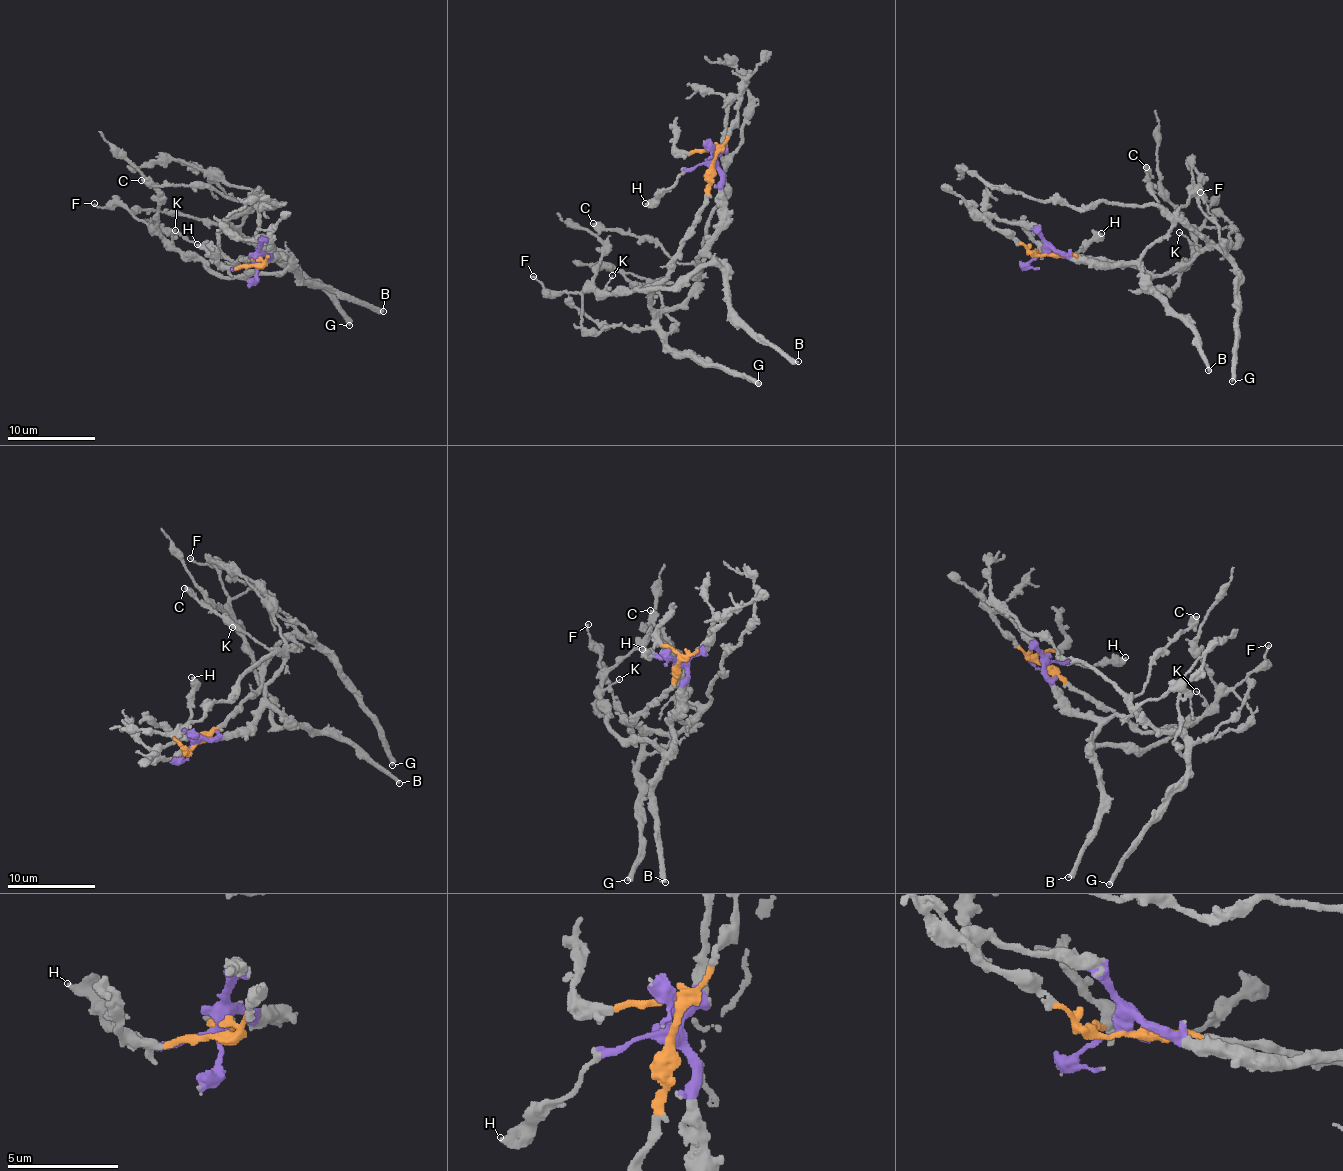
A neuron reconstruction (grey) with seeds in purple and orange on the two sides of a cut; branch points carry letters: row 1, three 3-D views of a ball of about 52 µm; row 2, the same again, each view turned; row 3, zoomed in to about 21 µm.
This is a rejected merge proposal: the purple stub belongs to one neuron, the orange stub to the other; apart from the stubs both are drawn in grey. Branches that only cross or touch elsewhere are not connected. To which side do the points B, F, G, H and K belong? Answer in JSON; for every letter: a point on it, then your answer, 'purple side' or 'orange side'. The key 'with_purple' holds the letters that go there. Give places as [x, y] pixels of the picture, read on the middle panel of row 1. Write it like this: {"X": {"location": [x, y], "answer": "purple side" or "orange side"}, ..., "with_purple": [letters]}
{"B": {"location": [798, 361], "answer": "purple side"}, "F": {"location": [533, 276], "answer": "purple side"}, "G": {"location": [758, 383], "answer": "orange side"}, "H": {"location": [645, 203], "answer": "purple side"}, "K": {"location": [612, 275], "answer": "purple side"}, "with_purple": ["B", "F", "H", "K"]}

